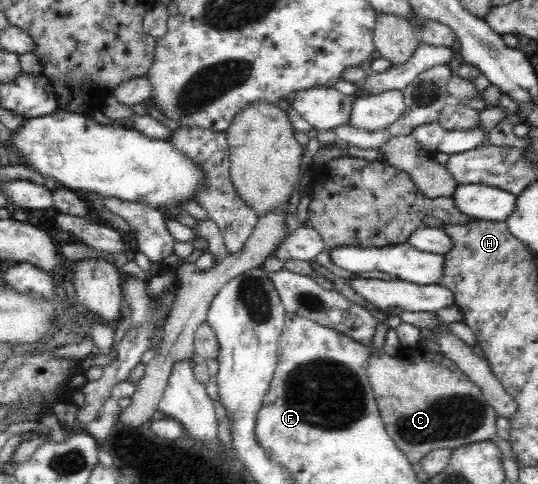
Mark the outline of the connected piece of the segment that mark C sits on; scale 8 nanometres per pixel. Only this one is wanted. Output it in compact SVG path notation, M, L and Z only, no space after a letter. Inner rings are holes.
M423 344L402 349L396 356L386 355L383 350L372 351L367 368L367 377L375 396L384 429L398 450L411 464L421 463L422 459L438 449L451 451L463 445L479 441L494 440L496 437L497 413L488 404L484 393L462 370L442 354L434 355Z

